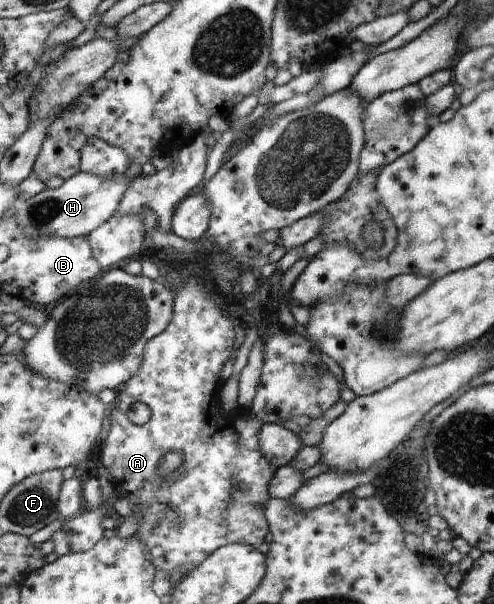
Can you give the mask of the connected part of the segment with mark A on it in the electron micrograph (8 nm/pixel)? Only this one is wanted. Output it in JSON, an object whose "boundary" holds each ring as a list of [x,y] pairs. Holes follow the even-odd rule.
{"boundary":[[[168,246],[162,249],[161,254],[165,260],[176,262],[184,284],[174,296],[170,324],[164,332],[146,342],[138,372],[126,381],[116,394],[115,403],[109,408],[112,425],[108,438],[104,440],[101,464],[112,476],[114,496],[124,500],[127,498],[134,506],[133,514],[142,516],[142,525],[135,536],[146,544],[155,571],[171,577],[176,570],[182,570],[183,574],[192,572],[216,548],[226,544],[240,543],[258,548],[264,542],[269,526],[262,506],[271,497],[268,482],[276,476],[277,468],[266,460],[264,454],[260,454],[258,434],[262,424],[250,418],[248,411],[240,409],[238,405],[230,412],[222,410],[219,397],[224,385],[222,368],[234,355],[240,340],[240,325],[226,318],[218,303],[210,300],[207,280],[187,261],[183,261],[175,249]],[[136,402],[150,408],[150,420],[141,426],[132,423],[126,415]],[[172,450],[182,454],[182,466],[162,478],[158,476],[158,466],[164,454]]]}

